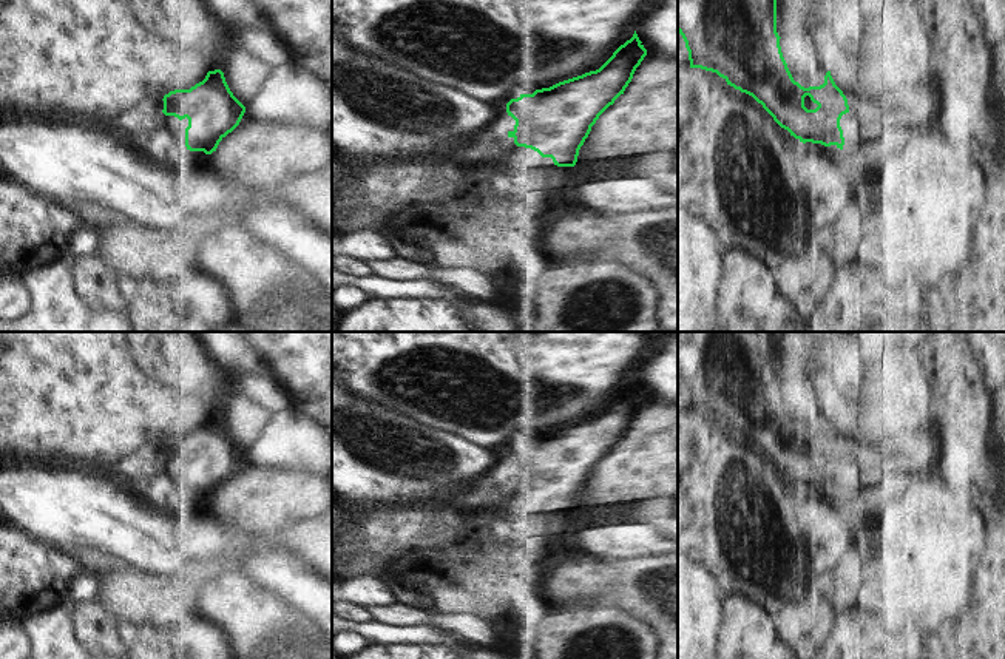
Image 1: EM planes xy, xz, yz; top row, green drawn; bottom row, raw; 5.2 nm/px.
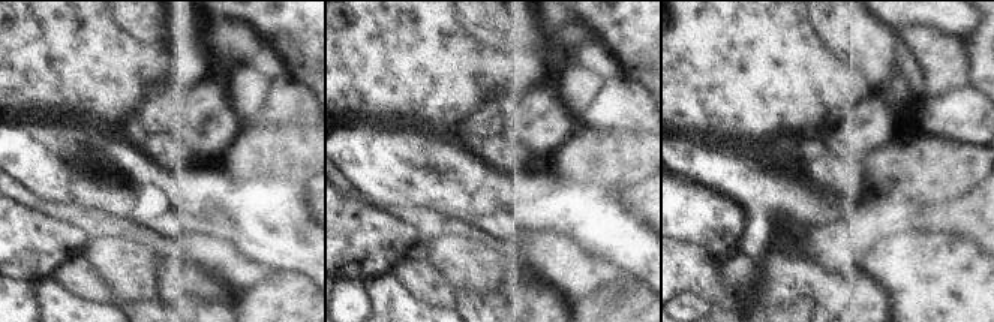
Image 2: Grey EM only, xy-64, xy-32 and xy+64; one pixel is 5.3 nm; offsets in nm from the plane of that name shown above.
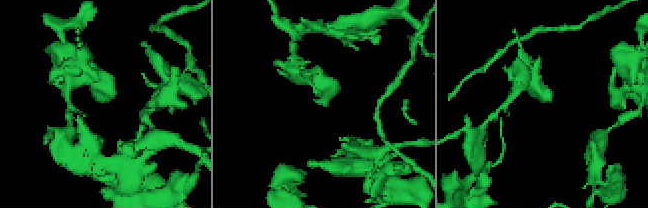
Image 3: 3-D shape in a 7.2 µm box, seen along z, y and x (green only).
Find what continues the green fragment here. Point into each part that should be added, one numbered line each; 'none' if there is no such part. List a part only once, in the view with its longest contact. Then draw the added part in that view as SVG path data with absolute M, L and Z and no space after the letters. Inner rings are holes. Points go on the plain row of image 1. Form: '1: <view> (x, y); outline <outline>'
1: xy (172, 474); outline M162 460L156 468L156 477L159 477L167 486L171 486L174 492L185 492L185 474L188 465L179 466L174 461Z

